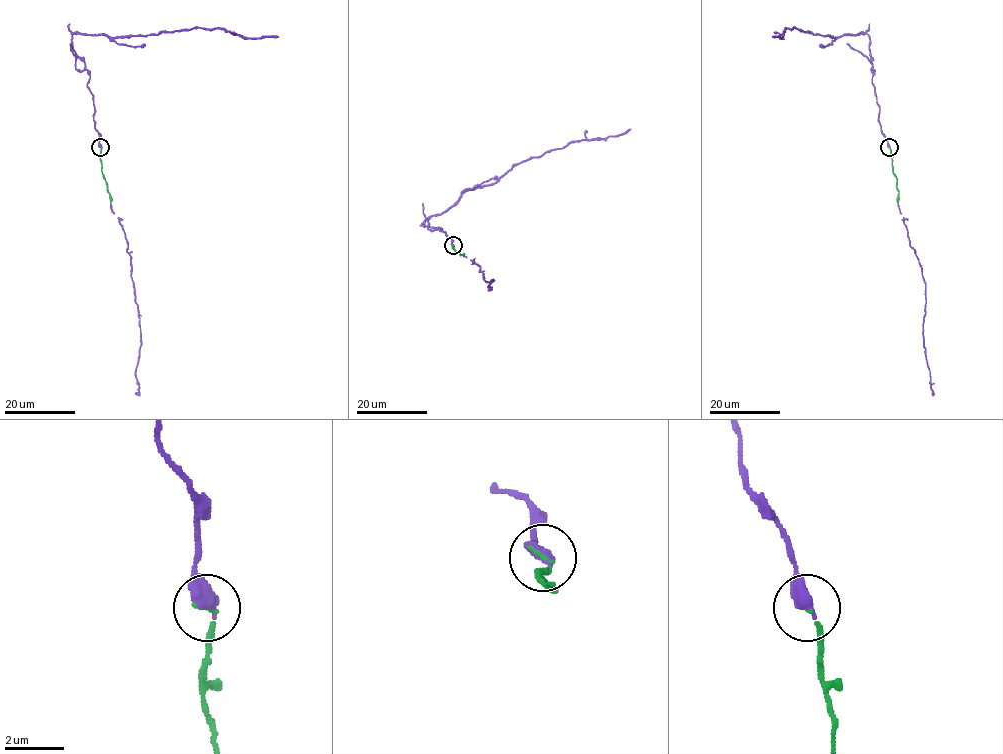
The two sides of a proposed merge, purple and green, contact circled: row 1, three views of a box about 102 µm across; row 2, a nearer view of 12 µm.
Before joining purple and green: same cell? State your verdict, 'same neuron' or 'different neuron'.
same neuron

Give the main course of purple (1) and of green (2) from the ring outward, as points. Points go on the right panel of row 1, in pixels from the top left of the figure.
1: (889, 147), (878, 121), (866, 33), (834, 37), (794, 27), (786, 28), (782, 38), (772, 37)
2: (889, 147), (893, 172), (897, 179), (897, 202)

